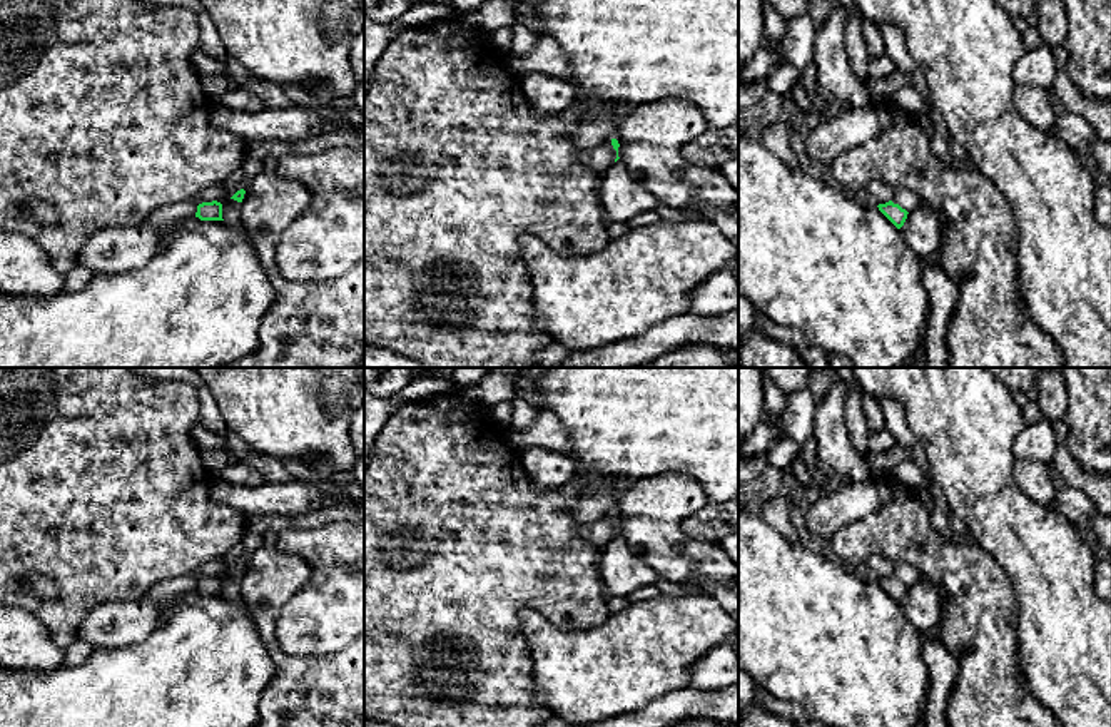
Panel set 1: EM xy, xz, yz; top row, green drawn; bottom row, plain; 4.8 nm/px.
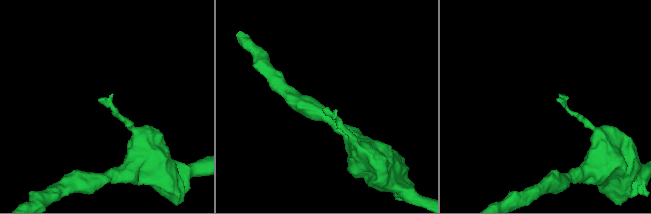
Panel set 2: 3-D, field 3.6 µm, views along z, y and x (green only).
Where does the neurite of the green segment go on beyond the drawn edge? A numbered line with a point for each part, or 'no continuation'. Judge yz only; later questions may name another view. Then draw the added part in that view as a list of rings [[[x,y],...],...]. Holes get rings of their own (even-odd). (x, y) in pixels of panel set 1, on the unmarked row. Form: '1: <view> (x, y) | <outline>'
no continuation

